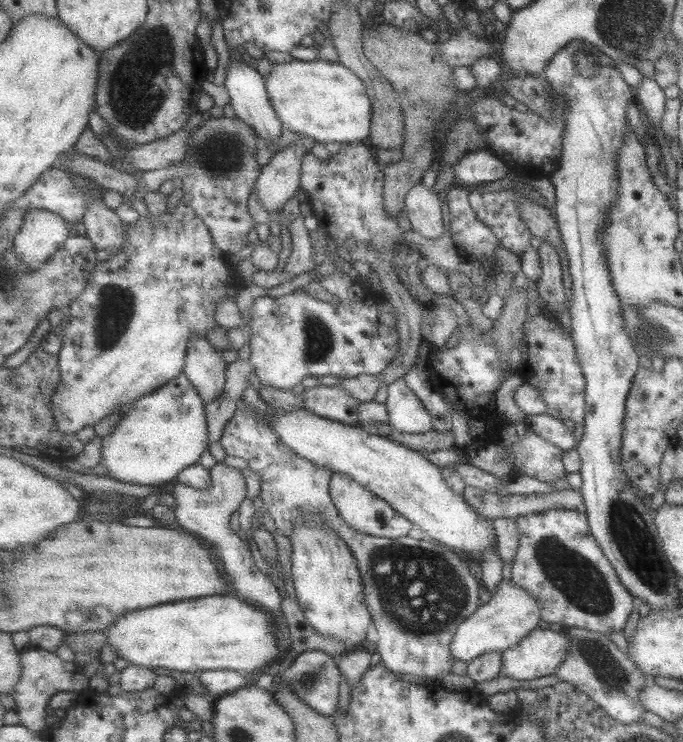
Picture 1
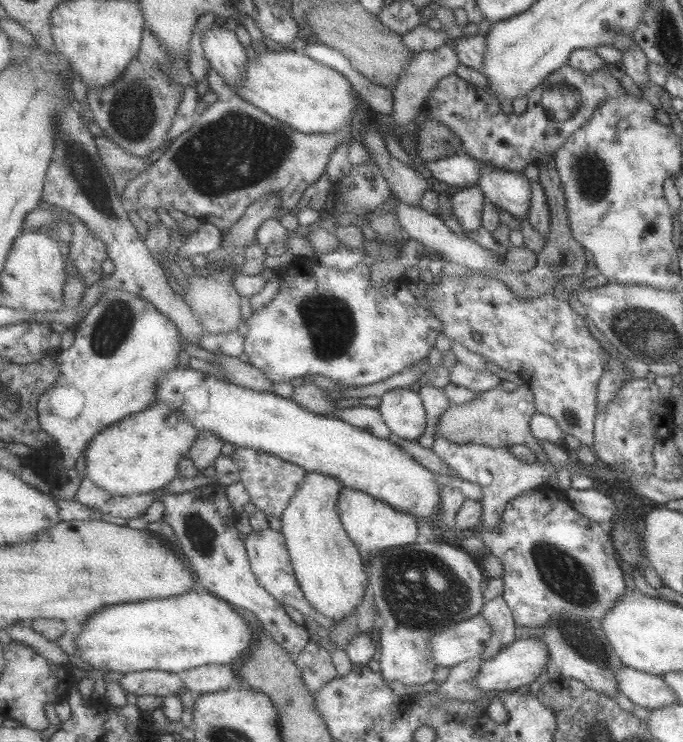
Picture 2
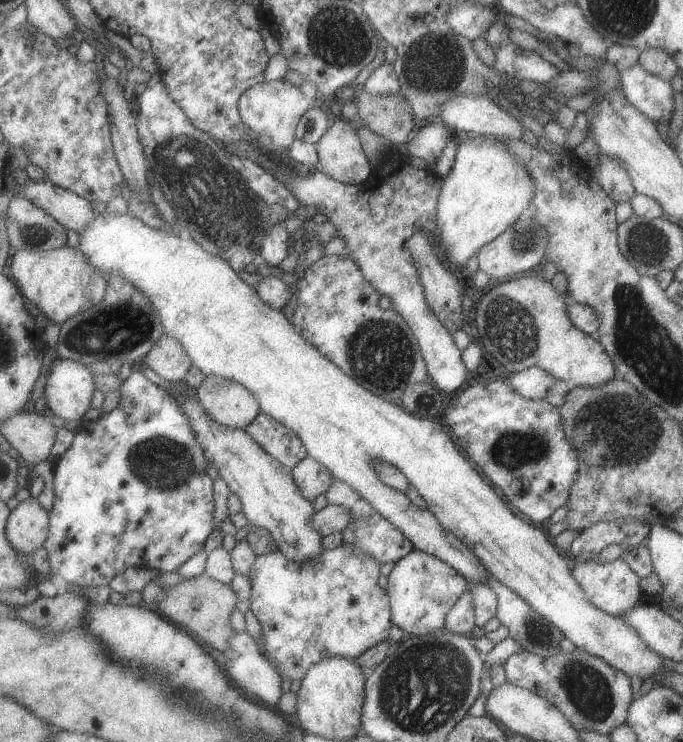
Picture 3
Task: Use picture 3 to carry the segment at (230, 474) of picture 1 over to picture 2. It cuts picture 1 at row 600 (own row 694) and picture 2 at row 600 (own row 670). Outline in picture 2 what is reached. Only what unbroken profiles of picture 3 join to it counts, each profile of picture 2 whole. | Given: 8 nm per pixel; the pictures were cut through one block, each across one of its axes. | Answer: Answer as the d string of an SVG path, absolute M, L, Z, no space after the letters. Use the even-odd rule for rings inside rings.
M219 482L203 485L181 494L165 494L162 518L174 528L176 538L180 542L182 552L187 556L187 562L197 574L197 582L207 586L211 592L219 594L219 598L230 602L241 608L246 608L253 612L258 620L263 624L263 628L275 639L285 650L298 654L310 643L309 632L301 624L297 624L287 612L285 605L275 598L258 580L252 567L252 561L246 547L246 541L241 540L239 530L235 529L237 514L229 502L227 496L227 485Z

